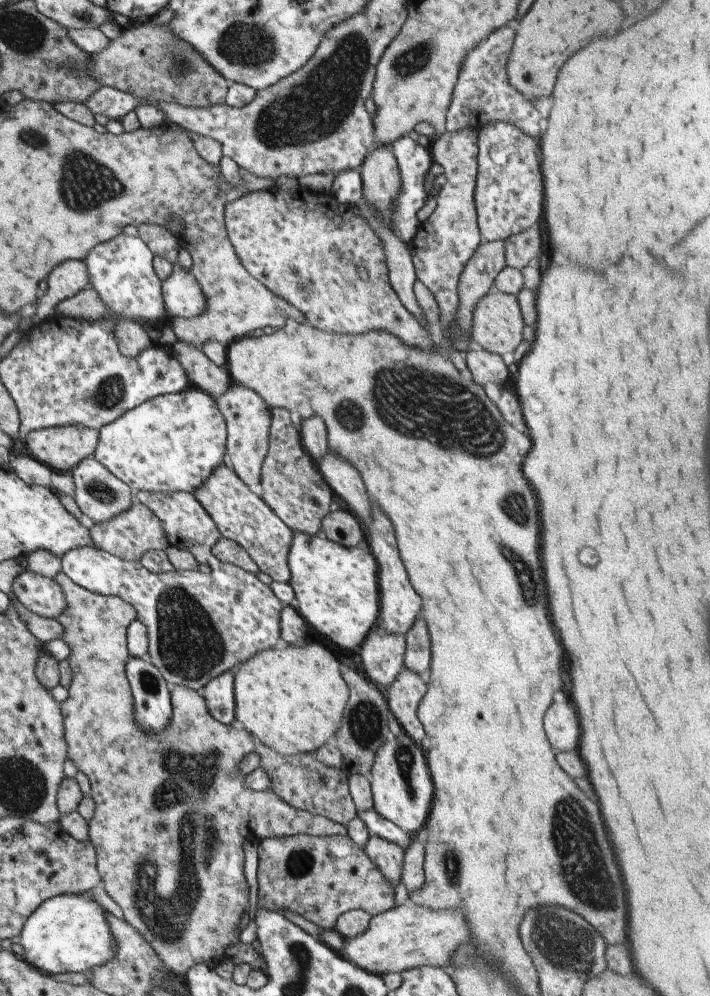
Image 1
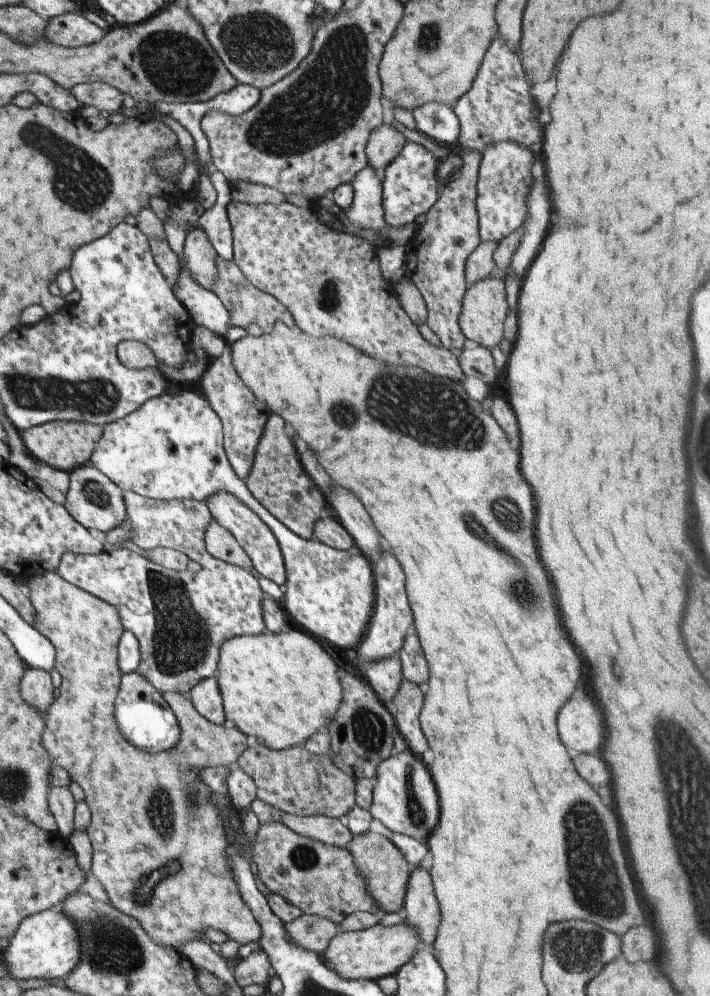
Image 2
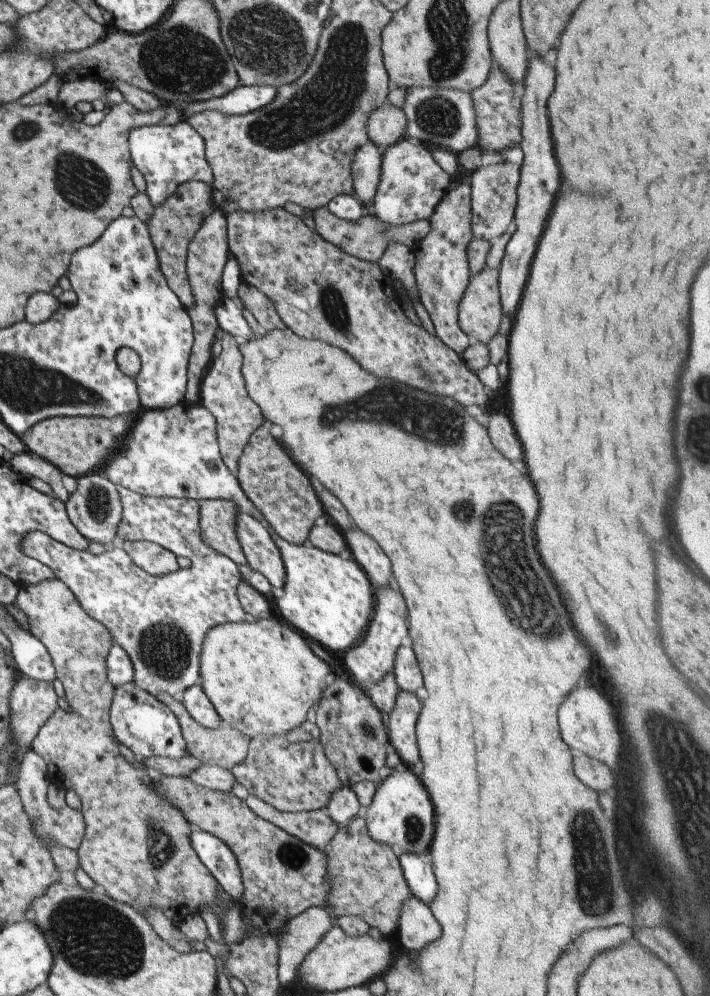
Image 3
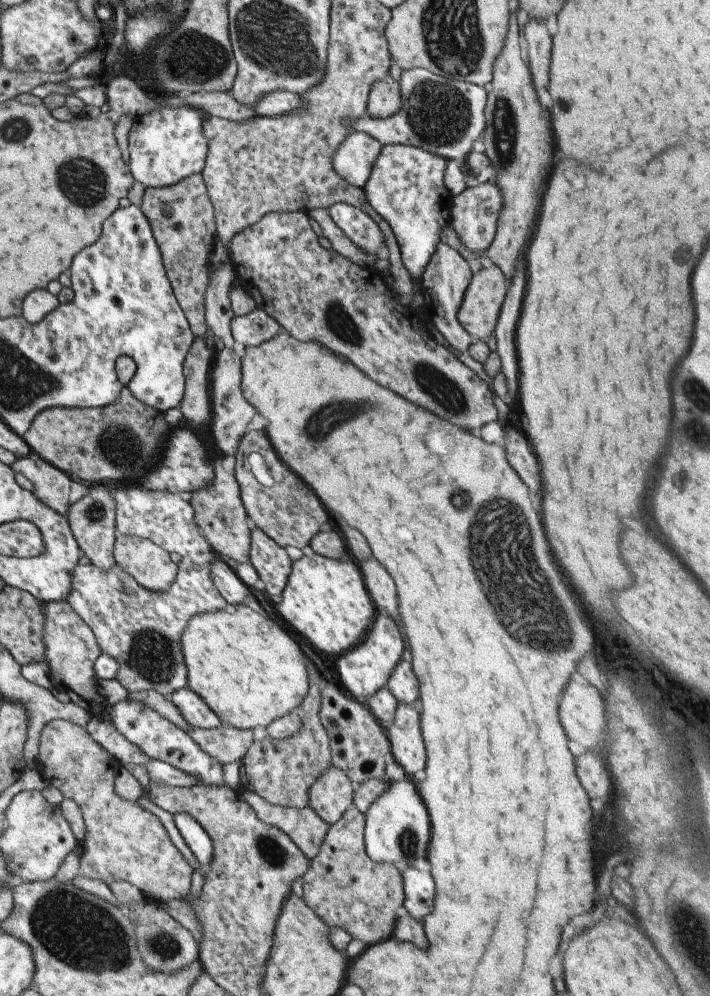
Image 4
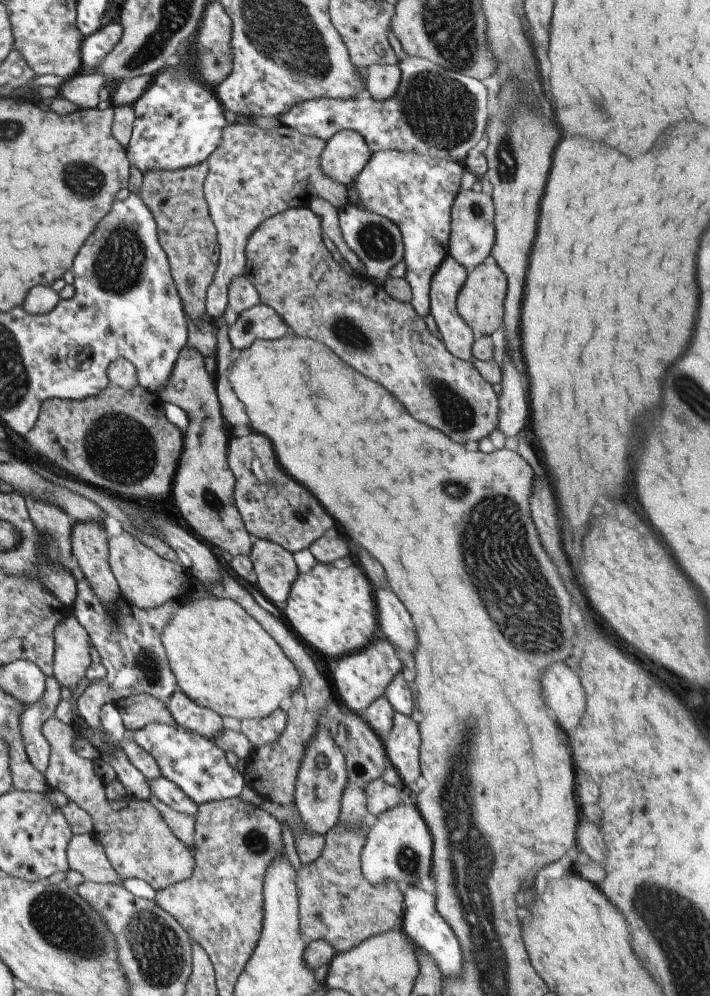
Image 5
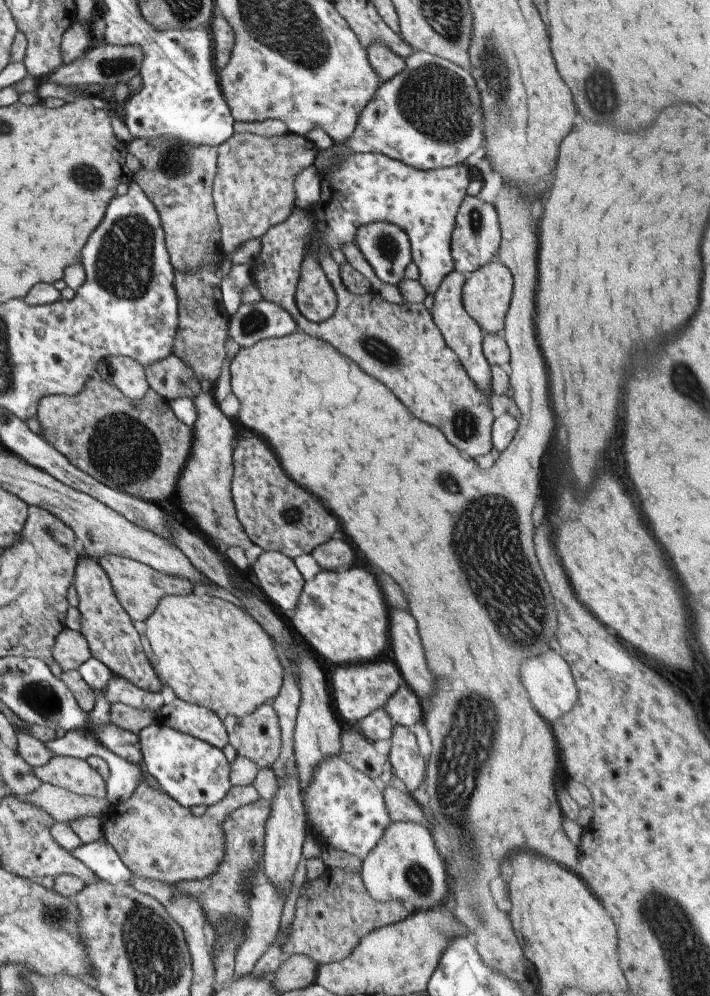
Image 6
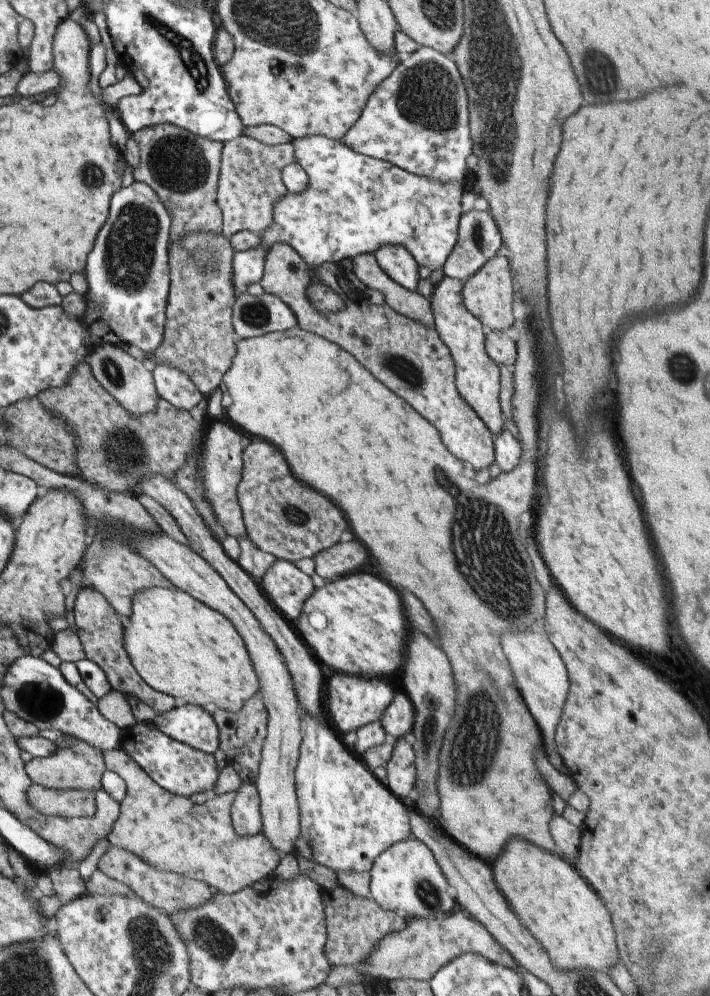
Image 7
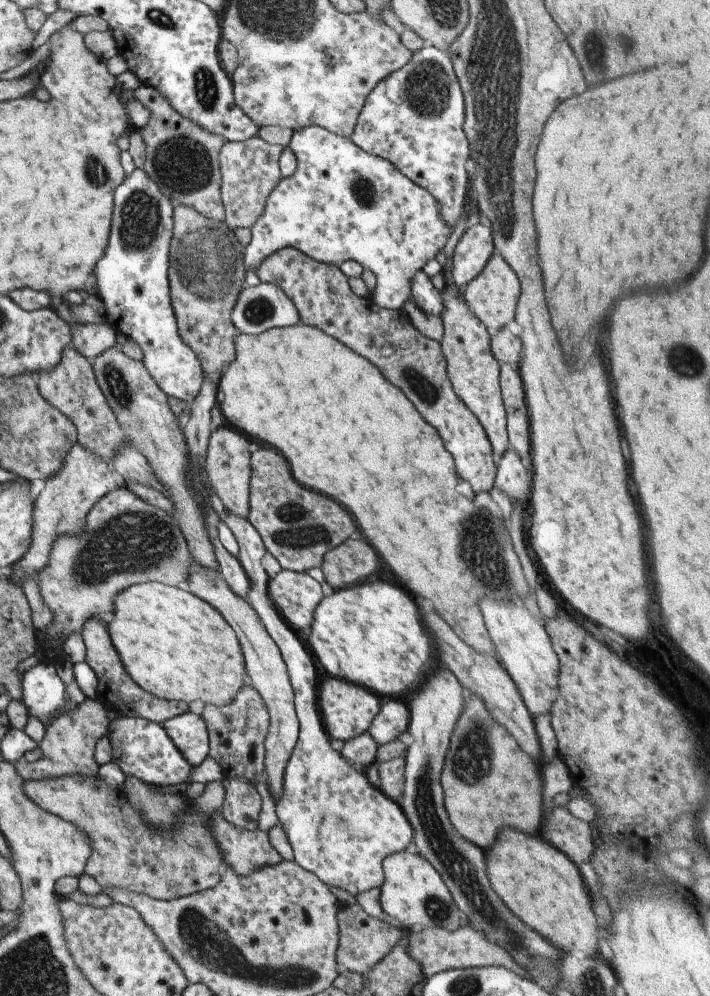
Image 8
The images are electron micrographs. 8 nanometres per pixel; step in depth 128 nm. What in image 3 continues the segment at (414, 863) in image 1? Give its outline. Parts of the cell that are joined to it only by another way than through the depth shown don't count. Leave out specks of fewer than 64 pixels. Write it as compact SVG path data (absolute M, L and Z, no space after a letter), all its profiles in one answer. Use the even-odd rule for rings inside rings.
M413 896L407 897L401 905L397 922L394 937L403 950L418 951L441 934L439 925L433 920L429 905L415 900Z

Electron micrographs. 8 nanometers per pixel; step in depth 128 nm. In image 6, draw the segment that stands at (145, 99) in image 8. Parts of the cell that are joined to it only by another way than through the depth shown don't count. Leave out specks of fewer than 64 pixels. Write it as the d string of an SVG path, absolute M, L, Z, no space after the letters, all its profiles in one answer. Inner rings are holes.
M139 138L132 140L128 145L131 153L141 166L141 170L134 174L132 180L141 188L141 192L147 196L147 200L155 206L160 218L161 230L169 264L177 272L195 272L201 270L205 264L219 264L222 259L219 225L215 216L213 199L211 198L211 186L216 170L217 147L185 145L175 140L169 142L167 138Z

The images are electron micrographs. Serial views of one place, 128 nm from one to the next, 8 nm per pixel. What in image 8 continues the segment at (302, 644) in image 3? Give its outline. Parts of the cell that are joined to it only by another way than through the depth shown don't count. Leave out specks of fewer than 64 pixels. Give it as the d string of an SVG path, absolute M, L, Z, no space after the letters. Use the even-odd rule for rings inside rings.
M153 581L131 585L129 588L123 590L123 592L119 592L119 594L113 598L112 613L113 618L106 624L107 634L109 634L109 640L111 640L115 652L117 652L119 660L121 660L121 666L125 668L128 676L139 686L139 688L141 688L141 690L145 690L145 692L151 693L157 698L181 701L187 704L193 702L193 700L199 700L199 702L203 704L212 704L219 708L219 706L229 704L229 702L235 698L237 690L243 686L243 683L247 679L246 673L244 672L244 658L241 648L231 627L223 620L223 617L217 610L213 610L213 607L208 602L201 600L201 598L197 598L197 596L193 596L193 594L189 594L183 587L170 587L164 583Z

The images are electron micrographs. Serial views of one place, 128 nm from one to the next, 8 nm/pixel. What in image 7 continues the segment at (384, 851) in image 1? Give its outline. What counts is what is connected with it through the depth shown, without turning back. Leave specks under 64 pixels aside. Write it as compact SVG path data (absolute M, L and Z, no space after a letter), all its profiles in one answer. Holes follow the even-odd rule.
M337 883L331 890L320 888L321 900L323 900L323 916L325 916L325 946L323 954L325 960L332 966L353 966L367 962L369 954L373 952L373 946L381 940L381 936L387 936L389 932L399 932L406 926L406 919L383 910L370 896L359 898L353 896L349 890Z

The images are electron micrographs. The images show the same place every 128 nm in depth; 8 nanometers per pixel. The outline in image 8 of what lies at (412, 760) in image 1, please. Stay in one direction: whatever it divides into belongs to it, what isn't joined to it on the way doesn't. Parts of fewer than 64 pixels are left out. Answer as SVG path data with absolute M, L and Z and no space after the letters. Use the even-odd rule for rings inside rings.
M401 850L385 856L381 862L383 884L379 886L379 906L388 917L399 924L404 932L419 932L423 928L445 928L455 930L461 925L461 912L443 886L443 880L435 868L419 854Z

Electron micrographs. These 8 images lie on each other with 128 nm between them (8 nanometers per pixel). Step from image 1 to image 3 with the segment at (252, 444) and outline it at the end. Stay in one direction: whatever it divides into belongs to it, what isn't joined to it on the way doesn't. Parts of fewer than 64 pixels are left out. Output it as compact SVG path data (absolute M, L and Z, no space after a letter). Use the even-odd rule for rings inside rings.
M223 333L221 338L221 352L209 362L205 374L199 384L199 403L203 405L215 420L215 434L219 454L227 470L235 477L237 474L237 462L243 454L243 448L247 440L258 426L264 421L261 410L257 404L249 400L245 392L243 376L241 376L241 353L238 349L239 341L234 336Z

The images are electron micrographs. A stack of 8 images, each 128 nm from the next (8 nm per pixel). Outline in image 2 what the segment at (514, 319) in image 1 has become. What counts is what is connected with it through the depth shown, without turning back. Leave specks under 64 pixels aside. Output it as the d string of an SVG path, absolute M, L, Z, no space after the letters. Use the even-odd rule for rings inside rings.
M487 276L485 279L466 287L459 313L459 328L465 338L477 342L479 346L488 350L493 346L499 346L503 340L503 323L506 316L507 300L502 280Z

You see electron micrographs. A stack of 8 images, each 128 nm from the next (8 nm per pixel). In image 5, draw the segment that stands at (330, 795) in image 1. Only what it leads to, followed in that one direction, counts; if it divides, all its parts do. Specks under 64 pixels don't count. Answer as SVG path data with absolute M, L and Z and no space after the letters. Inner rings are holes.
M223 565L222 567L224 567L223 576L221 576L219 582L221 582L225 597L237 602L279 644L279 648L283 650L287 660L290 660L291 664L295 666L295 670L301 678L299 688L293 692L285 705L286 725L283 732L275 742L252 749L250 756L244 760L245 768L242 772L245 786L251 788L261 799L267 799L274 804L290 805L295 800L295 796L293 796L295 776L297 776L297 770L299 770L299 764L301 764L301 758L303 758L303 750L311 742L311 738L317 730L320 714L324 710L326 702L331 698L330 688L323 676L317 672L315 664L311 661L301 643L295 639L295 634L288 629L287 624L286 626L283 625L280 620L261 608L249 595L249 592L235 580L235 576L230 573L226 566Z

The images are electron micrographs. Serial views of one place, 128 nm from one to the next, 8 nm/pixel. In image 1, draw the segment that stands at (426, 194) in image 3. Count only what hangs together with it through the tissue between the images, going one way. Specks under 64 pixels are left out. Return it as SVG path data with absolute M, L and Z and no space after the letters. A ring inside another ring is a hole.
M412 135L398 138L391 144L390 149L397 163L399 176L401 176L401 188L399 188L399 192L393 200L393 206L391 206L391 224L393 224L393 230L395 230L394 233L397 238L402 243L407 244L415 236L420 224L417 222L416 212L423 206L427 198L425 191L426 173L433 162L430 151L417 144Z

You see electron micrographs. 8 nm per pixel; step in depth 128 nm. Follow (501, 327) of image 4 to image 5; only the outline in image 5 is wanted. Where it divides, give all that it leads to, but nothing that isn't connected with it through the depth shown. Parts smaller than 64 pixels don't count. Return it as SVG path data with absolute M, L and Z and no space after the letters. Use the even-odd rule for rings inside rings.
M504 344L504 361L501 368L501 380L499 382L501 389L498 394L498 413L497 413L497 430L505 436L506 440L515 436L523 422L525 422L525 392L521 390L521 378L511 360L507 360L507 350Z

